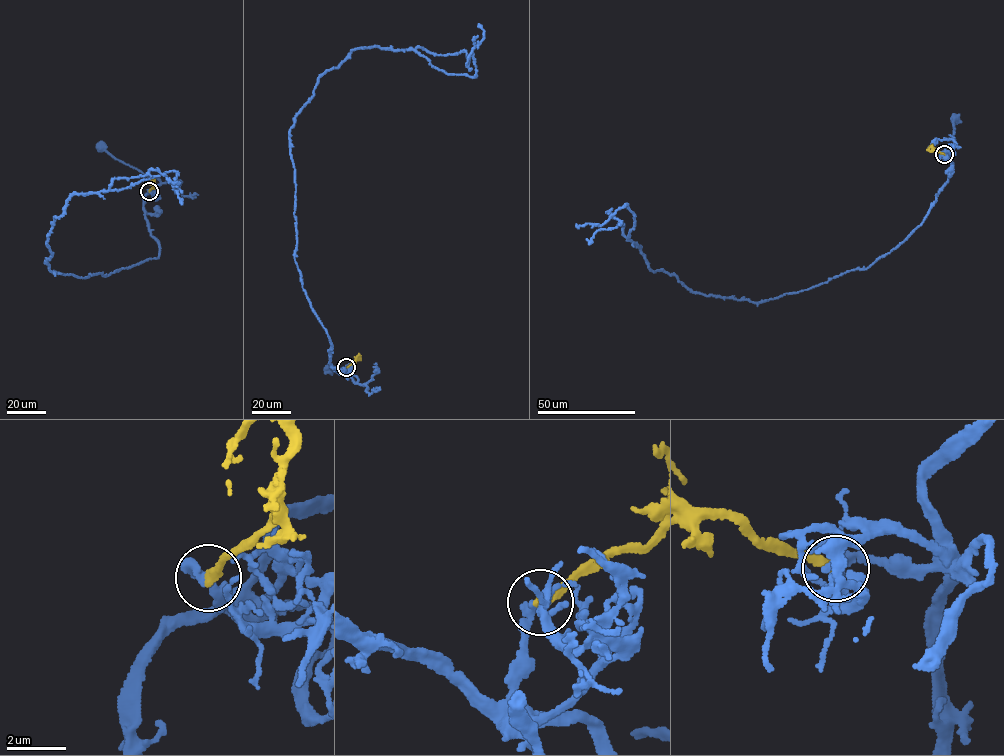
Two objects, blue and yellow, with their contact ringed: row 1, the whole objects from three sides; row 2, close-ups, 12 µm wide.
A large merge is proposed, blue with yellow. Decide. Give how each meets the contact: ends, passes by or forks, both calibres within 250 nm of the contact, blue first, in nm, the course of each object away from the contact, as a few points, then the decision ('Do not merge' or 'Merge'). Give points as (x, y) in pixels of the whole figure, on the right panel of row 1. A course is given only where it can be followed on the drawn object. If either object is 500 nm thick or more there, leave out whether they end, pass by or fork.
At the ring blue forks. At the ring yellow ends. Thickness 140 nm (blue) against 320 nm. Course of blue: (944, 154), (951, 153), (954, 146), (954, 141), (949, 138), (953, 137), (955, 119). Course of yellow: (944, 154), (932, 146), (932, 151). Merge

